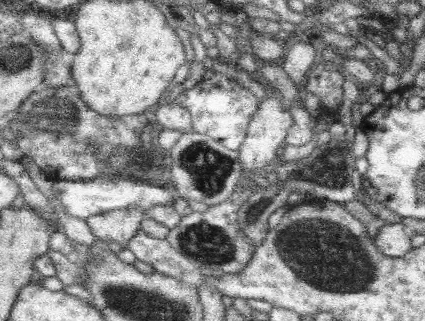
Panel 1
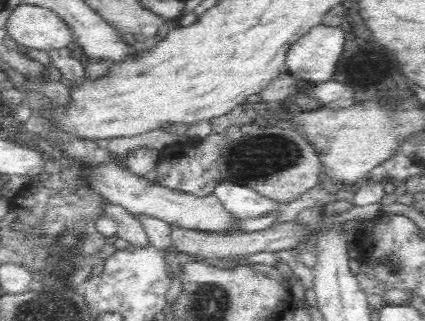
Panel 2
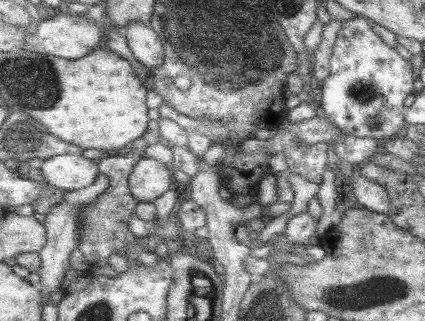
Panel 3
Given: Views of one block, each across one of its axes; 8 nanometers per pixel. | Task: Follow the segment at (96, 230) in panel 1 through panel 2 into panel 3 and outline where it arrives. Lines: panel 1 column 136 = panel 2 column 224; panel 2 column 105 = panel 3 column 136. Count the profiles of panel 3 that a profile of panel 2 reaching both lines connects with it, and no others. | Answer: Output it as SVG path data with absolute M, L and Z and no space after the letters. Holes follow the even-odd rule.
M143 158L131 176L131 192L135 192L135 198L139 198L139 202L155 204L157 198L163 198L163 194L171 190L171 184L171 170L153 158Z

